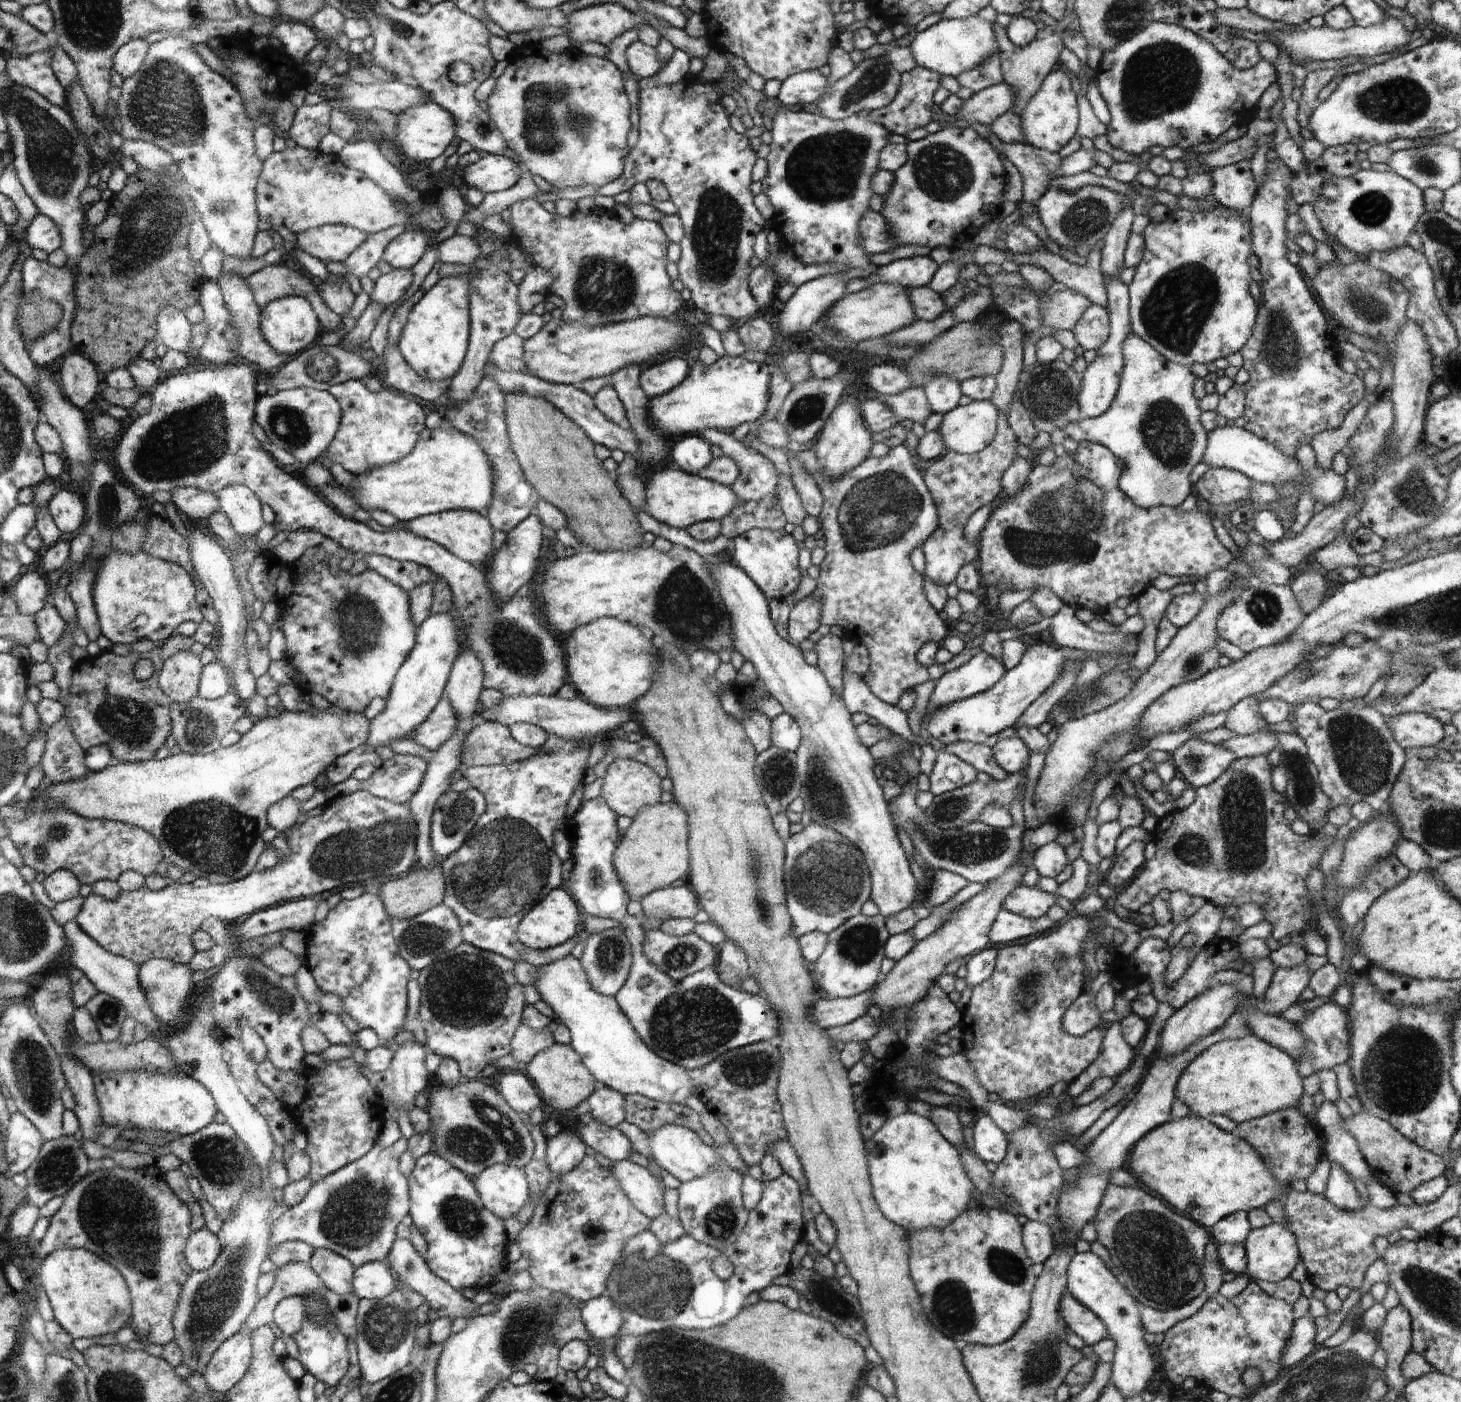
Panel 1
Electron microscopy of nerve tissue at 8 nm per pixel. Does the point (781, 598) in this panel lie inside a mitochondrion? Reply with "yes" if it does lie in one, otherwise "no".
no

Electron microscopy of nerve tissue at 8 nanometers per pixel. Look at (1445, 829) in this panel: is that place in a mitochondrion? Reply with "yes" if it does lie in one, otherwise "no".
yes

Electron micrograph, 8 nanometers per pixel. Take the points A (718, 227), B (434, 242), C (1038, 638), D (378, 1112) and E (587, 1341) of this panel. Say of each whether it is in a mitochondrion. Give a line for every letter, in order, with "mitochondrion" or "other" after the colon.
A: mitochondrion
B: other
C: other
D: other
E: other

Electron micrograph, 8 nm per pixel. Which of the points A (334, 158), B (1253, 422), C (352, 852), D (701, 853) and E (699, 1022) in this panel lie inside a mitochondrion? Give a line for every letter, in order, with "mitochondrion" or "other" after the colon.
A: other
B: other
C: mitochondrion
D: other
E: mitochondrion

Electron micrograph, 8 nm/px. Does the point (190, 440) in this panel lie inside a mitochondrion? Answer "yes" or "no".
yes

